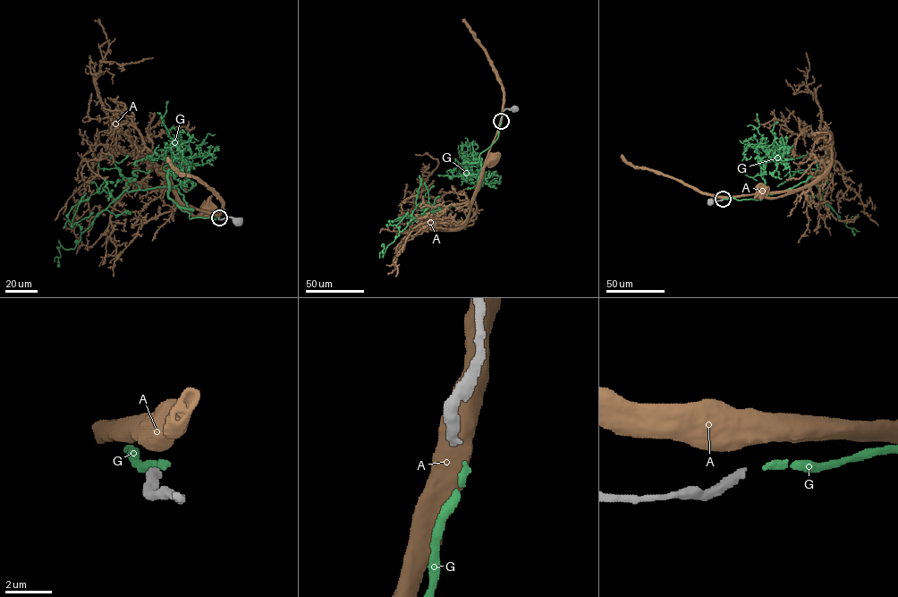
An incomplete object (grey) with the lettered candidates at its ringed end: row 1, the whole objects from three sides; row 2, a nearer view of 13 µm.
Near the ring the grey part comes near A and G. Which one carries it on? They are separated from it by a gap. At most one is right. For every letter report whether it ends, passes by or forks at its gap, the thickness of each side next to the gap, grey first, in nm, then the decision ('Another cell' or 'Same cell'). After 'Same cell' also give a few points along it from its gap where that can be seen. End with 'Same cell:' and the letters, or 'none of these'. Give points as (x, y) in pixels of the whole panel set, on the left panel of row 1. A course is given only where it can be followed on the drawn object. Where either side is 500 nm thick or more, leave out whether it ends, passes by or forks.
A: Thickness 400 nm (grey) against 750 nm. Another cell
G: It ends there. Thickness 400 nm (grey) against 280 nm. Same cell. Its course: (219, 217), (190, 218), (173, 187), (124, 190), (74, 248), (58, 240), (54, 261)
Same cell: G

